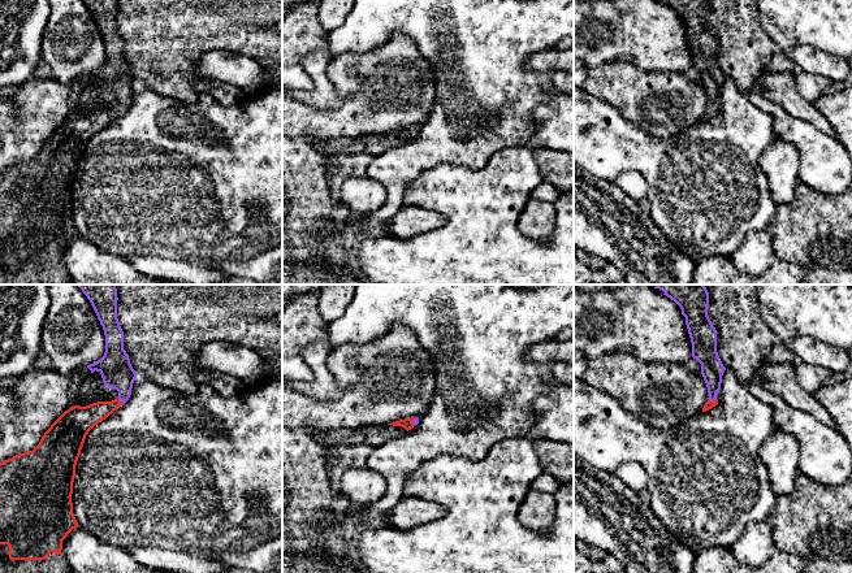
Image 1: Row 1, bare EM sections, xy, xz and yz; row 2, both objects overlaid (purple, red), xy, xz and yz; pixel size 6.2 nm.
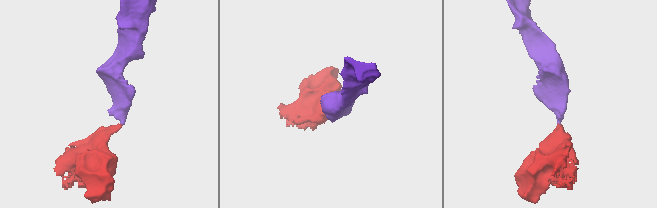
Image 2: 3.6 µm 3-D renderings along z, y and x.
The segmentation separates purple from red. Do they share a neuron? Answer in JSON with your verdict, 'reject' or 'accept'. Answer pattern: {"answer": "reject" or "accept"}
{"answer": "accept"}

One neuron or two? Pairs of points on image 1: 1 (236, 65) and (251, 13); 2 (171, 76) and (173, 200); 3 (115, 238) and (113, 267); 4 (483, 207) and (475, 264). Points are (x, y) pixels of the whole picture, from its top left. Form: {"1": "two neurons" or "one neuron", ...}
{"1": "two neurons", "2": "two neurons", "3": "two neurons", "4": "one neuron"}

